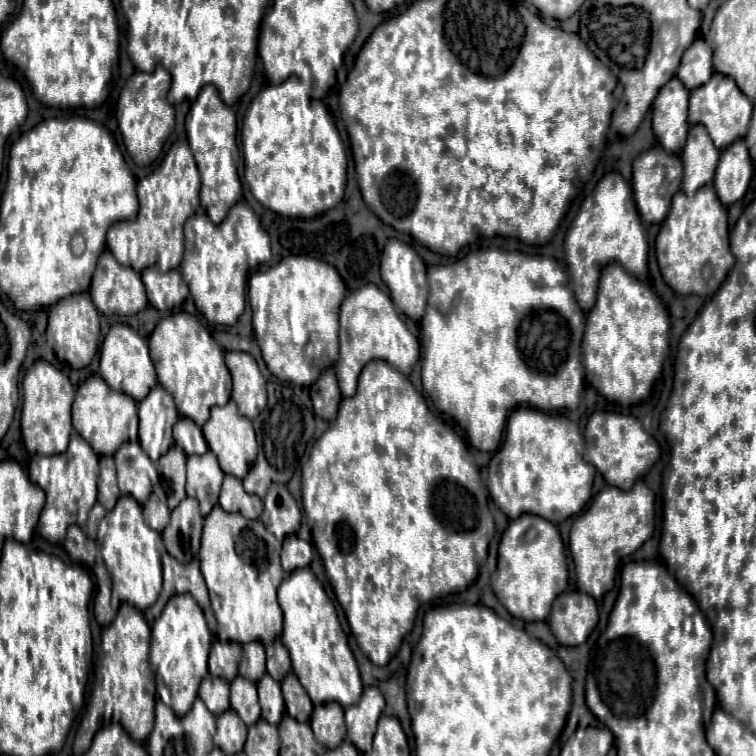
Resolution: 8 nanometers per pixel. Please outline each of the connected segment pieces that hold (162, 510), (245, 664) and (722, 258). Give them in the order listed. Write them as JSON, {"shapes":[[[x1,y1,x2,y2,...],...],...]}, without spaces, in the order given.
{"shapes":[[[155,494,149,496,149,500,143,504,143,514,145,514,145,520,149,522,149,526,157,532,161,532,165,528,165,524,169,524,169,508,165,502,161,502]],[[249,642,243,646,239,674,251,682,257,682,265,674,265,650,261,642]],[[713,184,703,186,693,198,687,198,683,192,673,196,671,210,655,240,655,256,665,284,676,294,709,299,735,264,730,250,728,207,717,200]]]}

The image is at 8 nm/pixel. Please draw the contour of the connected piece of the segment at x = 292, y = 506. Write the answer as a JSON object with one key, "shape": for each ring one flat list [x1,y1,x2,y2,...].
{"shape":[[271,484,267,496,263,498,263,504,265,504,265,510,261,514,261,522,279,540,299,530,301,510,285,484]]}

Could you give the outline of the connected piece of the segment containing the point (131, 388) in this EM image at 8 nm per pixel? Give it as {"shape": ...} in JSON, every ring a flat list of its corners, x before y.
{"shape":[[113,324,111,330,107,332,103,344,101,344,101,366,99,372,103,376,103,380,119,392,129,394,131,398,135,398,137,402,143,400,149,390,157,384,157,374,149,356,149,346,147,342,135,334,135,330,127,324]]}

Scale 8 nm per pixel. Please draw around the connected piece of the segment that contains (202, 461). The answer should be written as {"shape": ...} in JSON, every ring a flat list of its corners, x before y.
{"shape":[[207,450,203,456,187,458,187,496,197,498,203,516,207,516,217,504,223,476,225,474,213,452]]}

